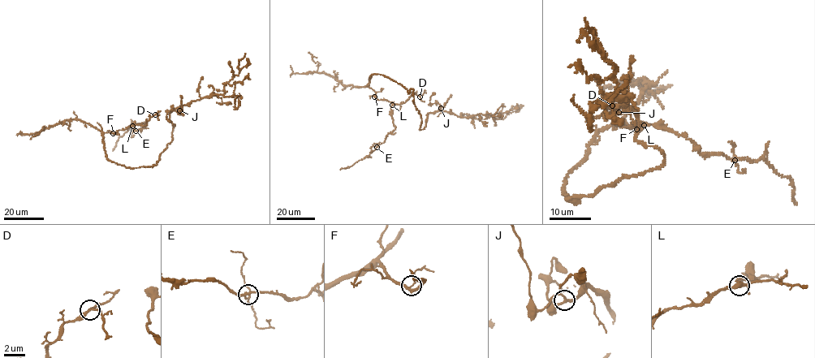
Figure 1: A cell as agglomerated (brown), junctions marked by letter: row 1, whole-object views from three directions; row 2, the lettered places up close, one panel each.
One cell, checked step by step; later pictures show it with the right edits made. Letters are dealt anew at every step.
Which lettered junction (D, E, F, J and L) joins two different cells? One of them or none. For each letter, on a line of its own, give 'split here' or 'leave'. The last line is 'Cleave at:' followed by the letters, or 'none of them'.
D: leave
E: leave
F: leave
J: leave
L: leave
Cleave at: none of them

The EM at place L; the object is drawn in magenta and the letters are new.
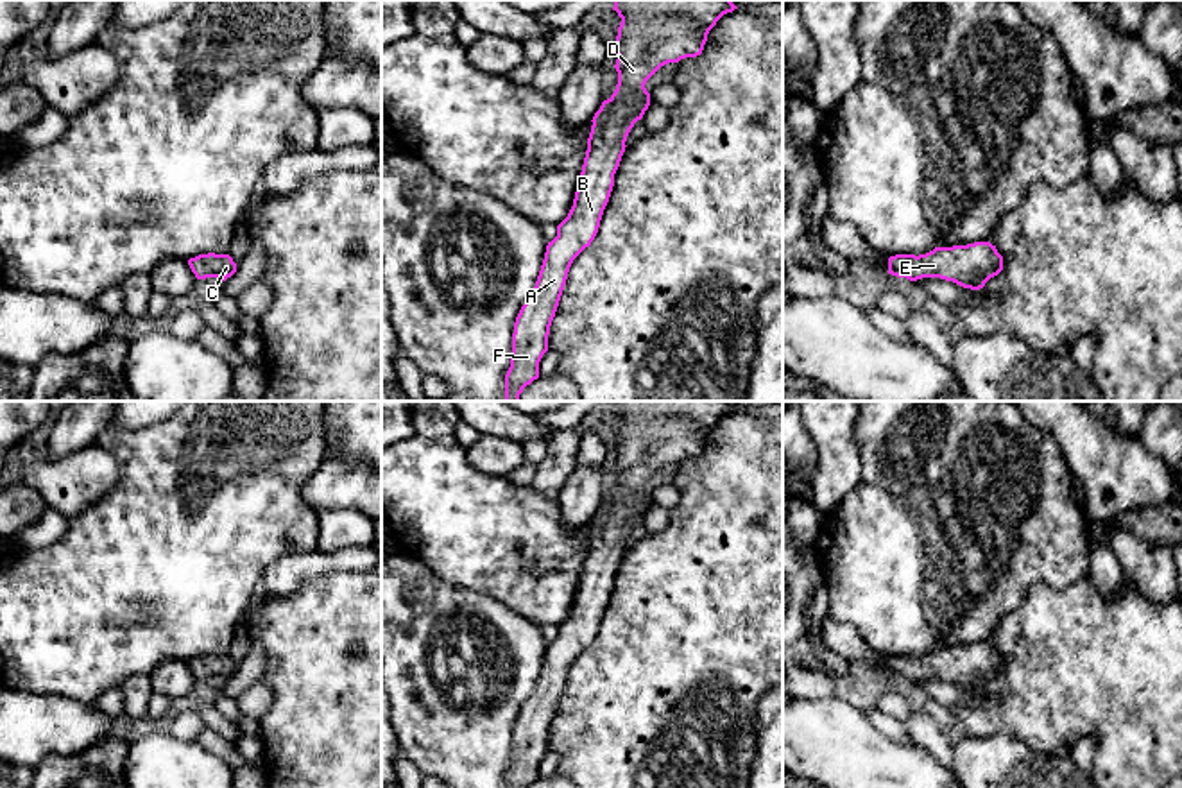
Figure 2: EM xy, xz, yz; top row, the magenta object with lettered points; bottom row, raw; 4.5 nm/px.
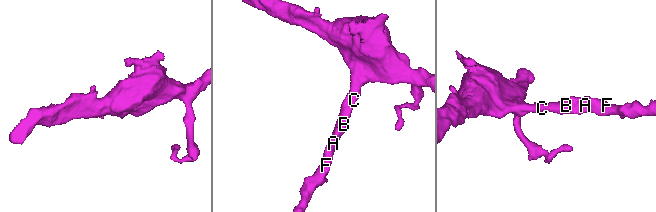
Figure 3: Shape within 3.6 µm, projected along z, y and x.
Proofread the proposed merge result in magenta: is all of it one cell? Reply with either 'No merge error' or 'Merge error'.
No merge error

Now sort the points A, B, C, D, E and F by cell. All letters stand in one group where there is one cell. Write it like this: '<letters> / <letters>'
A B C D E F

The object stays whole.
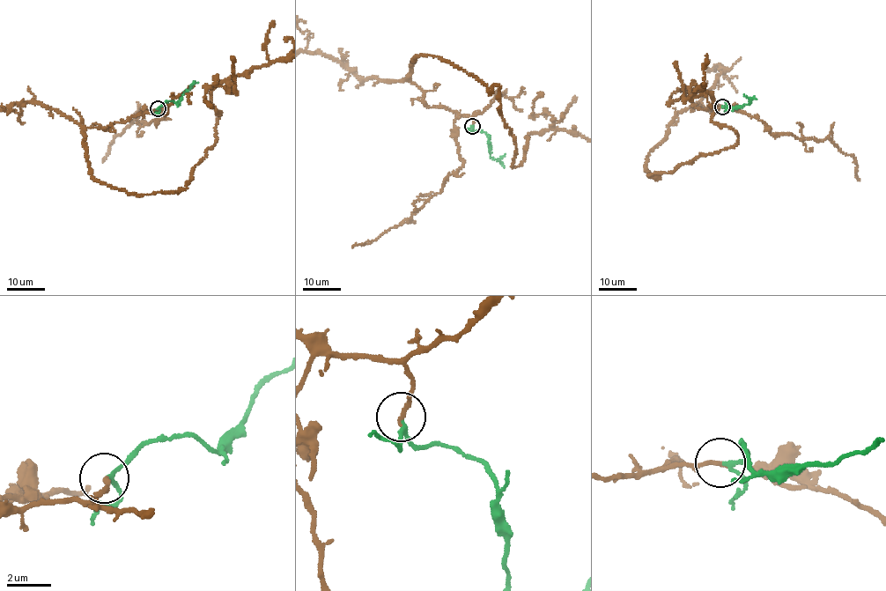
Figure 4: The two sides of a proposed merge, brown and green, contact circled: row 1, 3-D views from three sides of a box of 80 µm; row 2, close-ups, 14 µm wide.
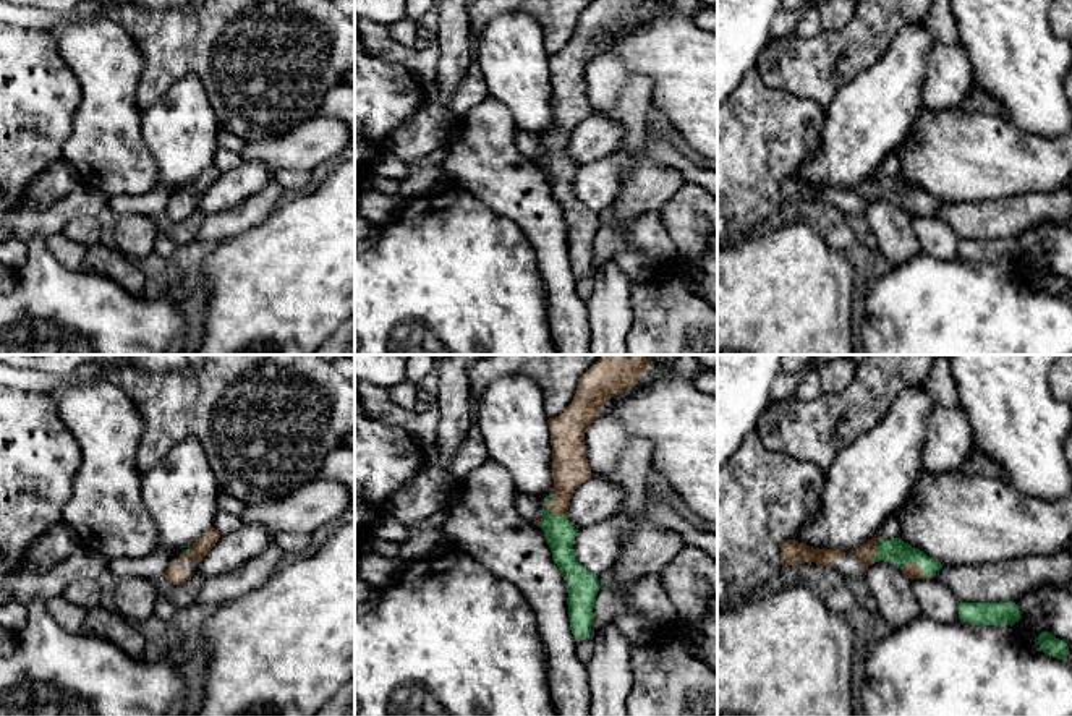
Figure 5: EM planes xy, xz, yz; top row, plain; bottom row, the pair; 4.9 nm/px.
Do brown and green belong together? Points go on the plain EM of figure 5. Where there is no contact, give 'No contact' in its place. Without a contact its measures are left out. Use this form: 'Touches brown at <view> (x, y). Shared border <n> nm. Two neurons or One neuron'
Touches brown at xz (551, 149). Shared border 140 nm. One neuron

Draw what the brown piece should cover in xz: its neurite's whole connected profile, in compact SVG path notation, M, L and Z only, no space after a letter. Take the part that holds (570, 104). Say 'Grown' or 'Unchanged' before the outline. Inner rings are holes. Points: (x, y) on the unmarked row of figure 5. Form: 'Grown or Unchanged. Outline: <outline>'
Grown. Outline: M594 0L580 16L576 31L564 50L549 55L554 125L541 141L544 152L533 160L546 170L565 224L570 267L576 279L589 274L594 238L599 228L596 211L575 194L576 165L565 154L575 126L591 115L585 70L614 32L630 28L646 10L649 0Z

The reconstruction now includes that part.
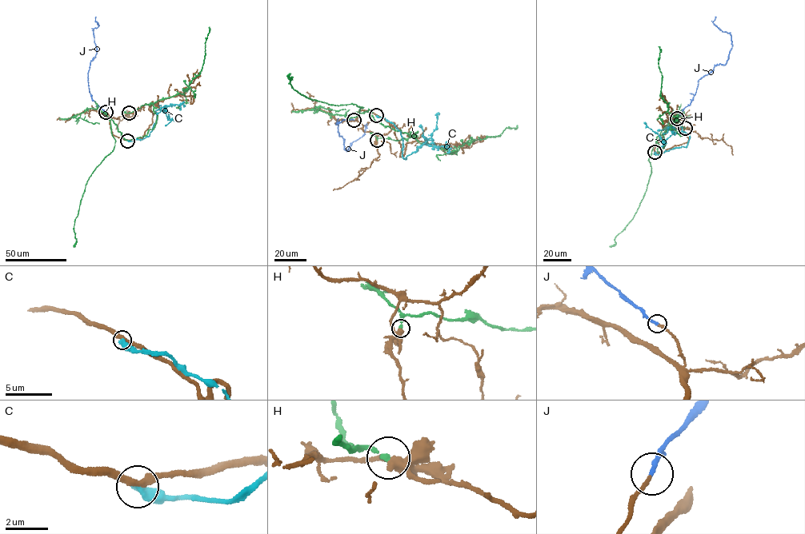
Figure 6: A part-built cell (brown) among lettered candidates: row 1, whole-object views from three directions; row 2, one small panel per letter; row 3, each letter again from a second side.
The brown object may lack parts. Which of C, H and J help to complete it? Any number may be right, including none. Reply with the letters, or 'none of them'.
J

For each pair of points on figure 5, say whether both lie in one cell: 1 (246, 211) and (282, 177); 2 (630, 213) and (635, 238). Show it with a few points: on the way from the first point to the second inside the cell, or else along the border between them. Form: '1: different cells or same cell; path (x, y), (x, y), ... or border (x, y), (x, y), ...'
1: different cells; border (274, 177), (287, 193)
2: different cells; border (612, 204), (612, 217), (621, 224), (658, 211)

